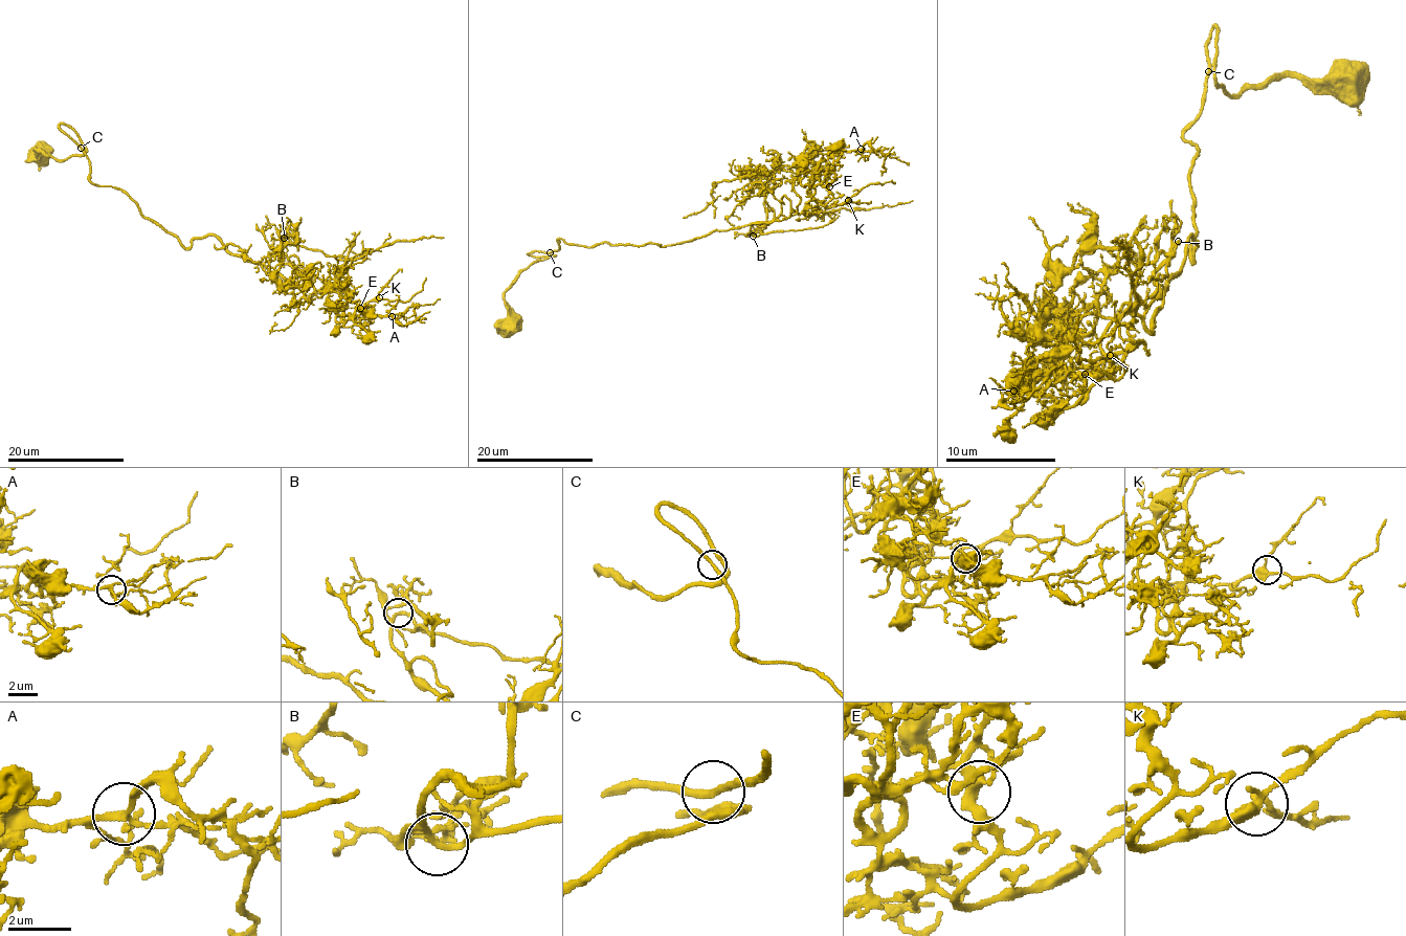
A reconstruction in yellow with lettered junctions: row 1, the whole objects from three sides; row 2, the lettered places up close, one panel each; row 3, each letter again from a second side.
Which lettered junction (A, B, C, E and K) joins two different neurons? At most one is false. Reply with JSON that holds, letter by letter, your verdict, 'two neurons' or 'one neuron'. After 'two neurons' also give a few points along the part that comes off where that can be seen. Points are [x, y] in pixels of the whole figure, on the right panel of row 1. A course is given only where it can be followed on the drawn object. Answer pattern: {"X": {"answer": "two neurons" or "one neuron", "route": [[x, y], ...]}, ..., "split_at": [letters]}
{"A": {"answer": "one neuron"}, "B": {"answer": "one neuron"}, "C": {"answer": "one neuron"}, "E": {"answer": "one neuron"}, "K": {"answer": "one neuron"}, "split_at": []}

